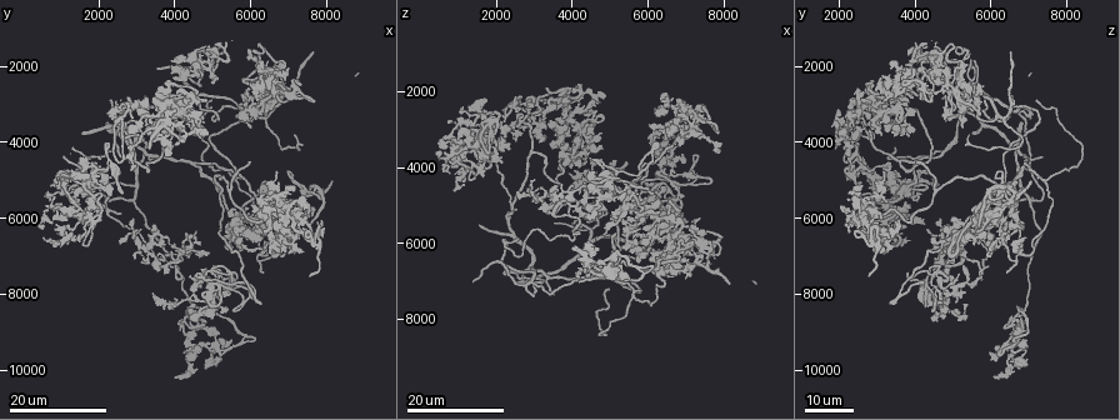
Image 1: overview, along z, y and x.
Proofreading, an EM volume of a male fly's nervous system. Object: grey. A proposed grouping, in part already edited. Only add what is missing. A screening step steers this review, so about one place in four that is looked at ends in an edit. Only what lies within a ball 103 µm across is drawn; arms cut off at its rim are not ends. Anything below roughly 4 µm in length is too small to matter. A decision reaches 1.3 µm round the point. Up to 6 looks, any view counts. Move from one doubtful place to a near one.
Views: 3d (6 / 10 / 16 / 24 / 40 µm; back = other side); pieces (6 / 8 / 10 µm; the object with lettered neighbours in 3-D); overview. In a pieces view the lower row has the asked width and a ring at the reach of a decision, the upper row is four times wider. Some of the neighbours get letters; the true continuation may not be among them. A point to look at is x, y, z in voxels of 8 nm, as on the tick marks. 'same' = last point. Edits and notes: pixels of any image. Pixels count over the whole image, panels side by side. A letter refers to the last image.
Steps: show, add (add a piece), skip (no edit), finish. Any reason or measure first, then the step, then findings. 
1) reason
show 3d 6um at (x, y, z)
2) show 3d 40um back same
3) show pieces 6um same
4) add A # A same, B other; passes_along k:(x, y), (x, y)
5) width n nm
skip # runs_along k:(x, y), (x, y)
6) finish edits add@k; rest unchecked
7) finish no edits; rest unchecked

an open end
show 3d 24um at (7500, 6150, 5650)

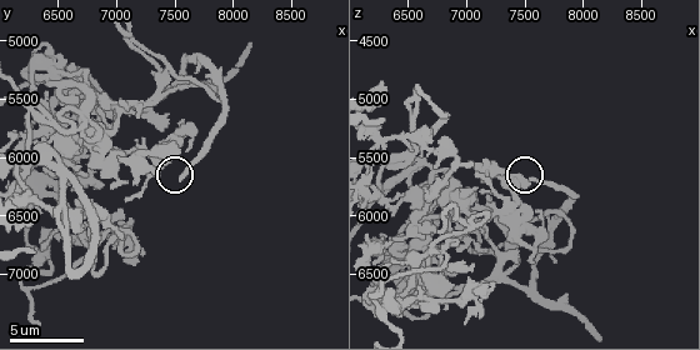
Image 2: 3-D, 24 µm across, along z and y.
see the neighbours
show pieces 8um at (7580, 6160, 5660)

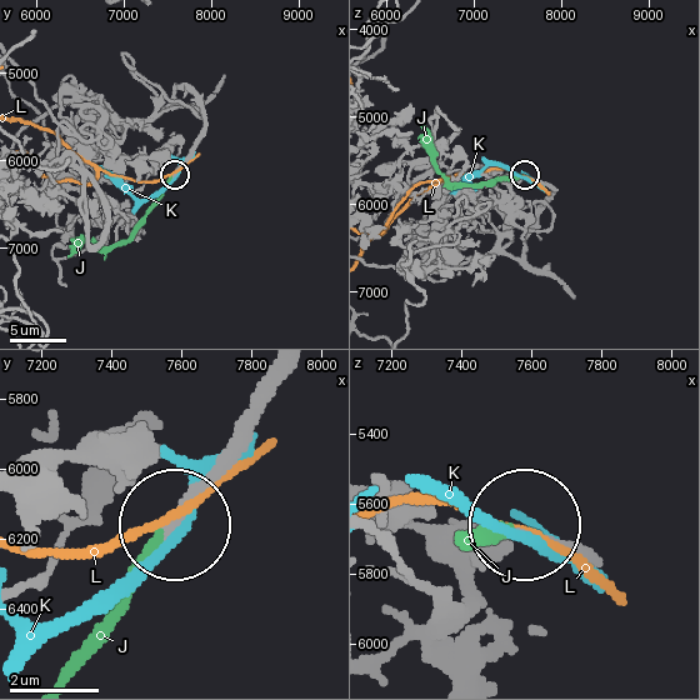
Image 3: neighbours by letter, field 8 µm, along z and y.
width 170 nm
add J # J same, K other, L other; passes_along 3:(196, 146), (128, 238), (108, 246), (73, 239); the neuron continues

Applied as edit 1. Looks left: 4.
show overview

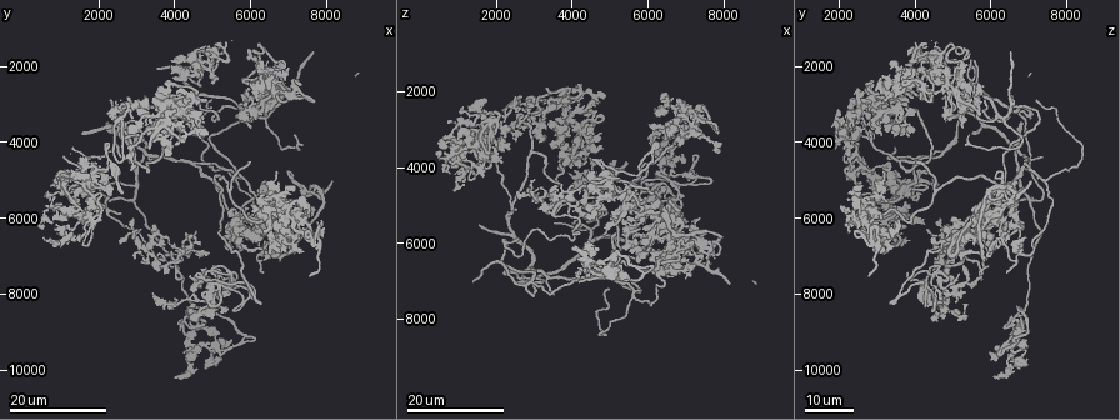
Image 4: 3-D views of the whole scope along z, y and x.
branch stops here
show 3d 16um at (8150, 5050, 7000)

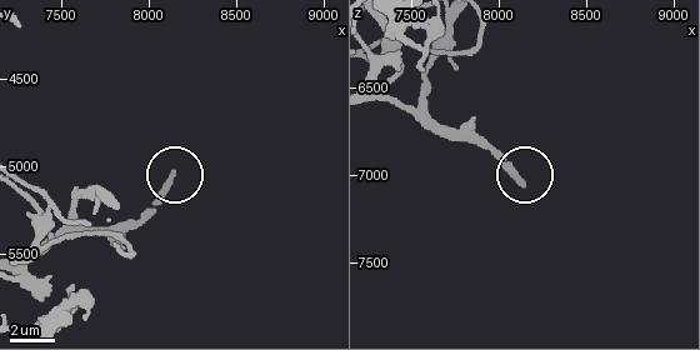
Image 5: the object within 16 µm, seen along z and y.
show pieces 6um at (8140, 5040, 7040)

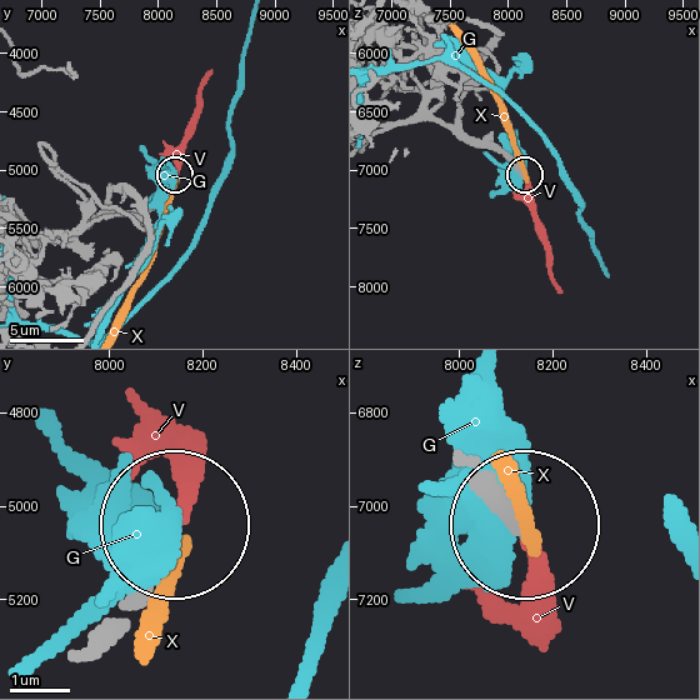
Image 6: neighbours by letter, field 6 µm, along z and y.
add V # G other, V same, X other; the neuron continues

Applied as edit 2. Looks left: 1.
finish edits add@3, add@6; rest unchecked

